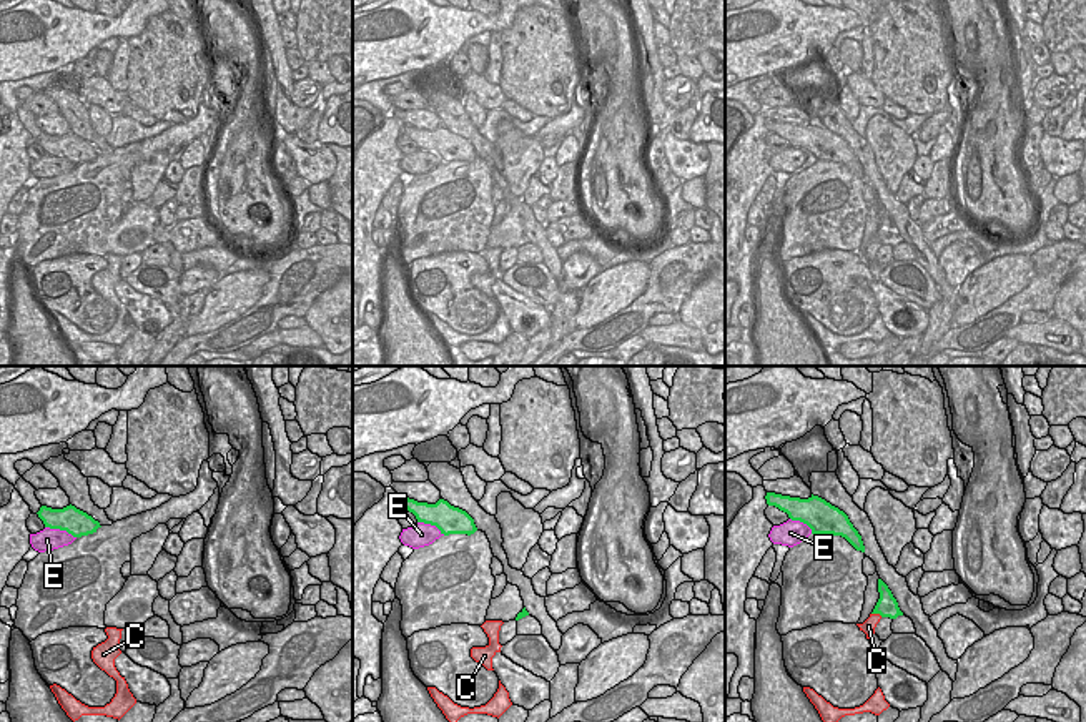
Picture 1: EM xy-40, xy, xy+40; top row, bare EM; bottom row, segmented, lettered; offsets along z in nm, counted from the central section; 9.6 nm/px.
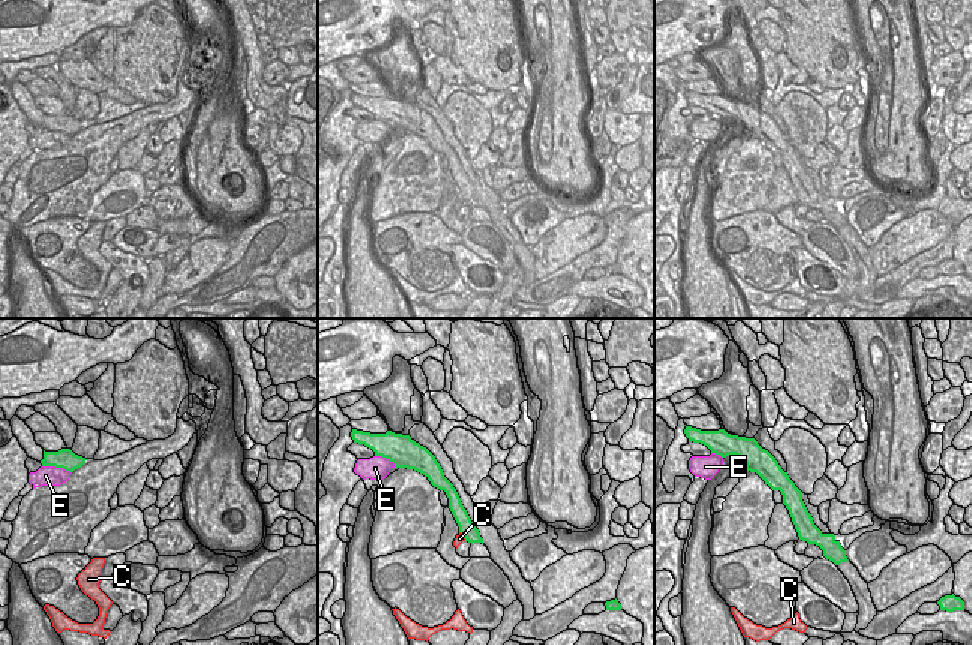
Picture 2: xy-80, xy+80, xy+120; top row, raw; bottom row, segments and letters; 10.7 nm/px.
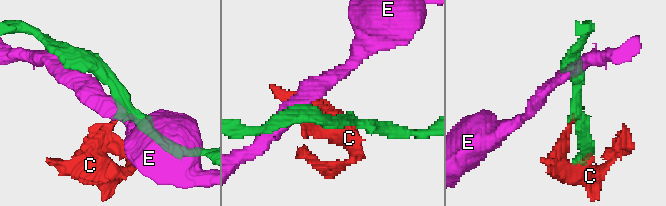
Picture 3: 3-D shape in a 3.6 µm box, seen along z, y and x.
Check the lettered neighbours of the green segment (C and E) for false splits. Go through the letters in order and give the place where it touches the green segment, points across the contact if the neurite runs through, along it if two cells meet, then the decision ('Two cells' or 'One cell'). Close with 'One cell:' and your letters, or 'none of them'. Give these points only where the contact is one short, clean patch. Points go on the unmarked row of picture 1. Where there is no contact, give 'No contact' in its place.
C: Touches green at xy+40 (877, 240). Boundary: xy+40 (872, 240), (882, 243). Two cells
E: Touches green at xy-40 (60, 157). Boundary: xy-40 (45, 153), (65, 157), (75, 165). Two cells
One cell: none of them.

